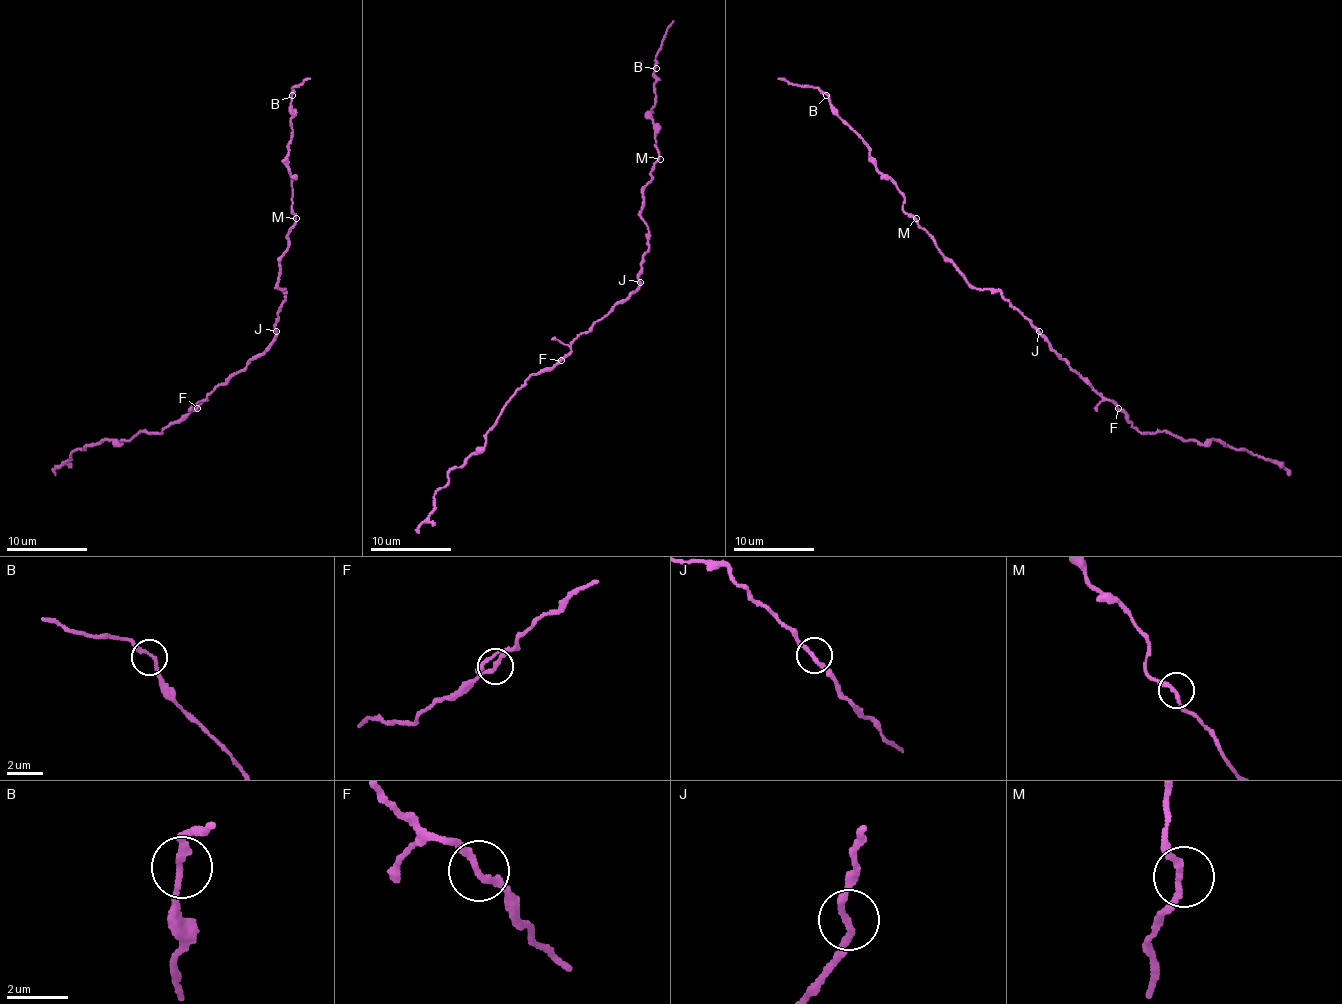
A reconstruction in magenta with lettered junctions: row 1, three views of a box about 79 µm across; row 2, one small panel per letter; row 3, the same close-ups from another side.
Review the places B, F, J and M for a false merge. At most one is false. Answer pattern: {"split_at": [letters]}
{"split_at": ["F"]}

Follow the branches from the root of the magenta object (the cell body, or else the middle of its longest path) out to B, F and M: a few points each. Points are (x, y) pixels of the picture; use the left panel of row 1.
B: (274, 331), (284, 301), (284, 289), (278, 287), (280, 258), (294, 224), (288, 168), (292, 95)
F: (274, 331), (276, 337), (268, 347), (254, 355), (198, 407)
M: (274, 331), (278, 307), (284, 301), (284, 289), (278, 287), (280, 258), (288, 246), (288, 230), (296, 218)

